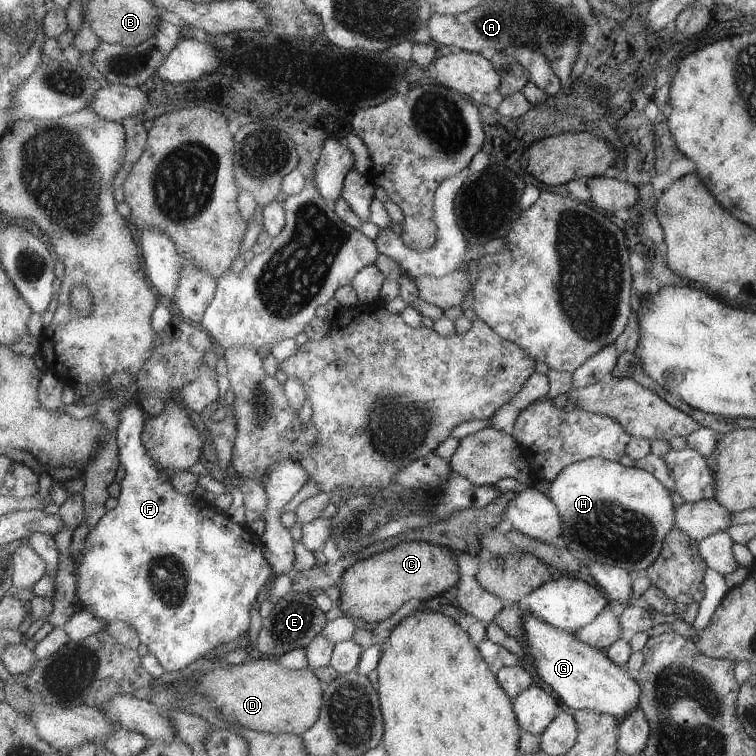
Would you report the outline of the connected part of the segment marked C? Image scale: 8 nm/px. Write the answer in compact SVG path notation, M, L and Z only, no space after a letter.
M410 541L399 543L389 550L357 561L341 576L343 586L338 606L344 616L349 617L357 627L361 627L363 624L371 627L377 622L391 618L403 606L403 603L414 605L421 600L427 601L435 597L445 600L445 592L456 587L461 578L459 577L459 566L455 560L458 554L459 552L445 547L422 543L421 541Z

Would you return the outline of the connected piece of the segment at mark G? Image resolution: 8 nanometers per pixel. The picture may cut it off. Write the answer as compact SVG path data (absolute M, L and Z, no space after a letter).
M527 610L523 611L523 631L526 653L534 658L533 666L538 676L569 708L609 713L621 720L640 707L640 682L626 666L619 666L605 652L584 643L569 631L551 626Z

